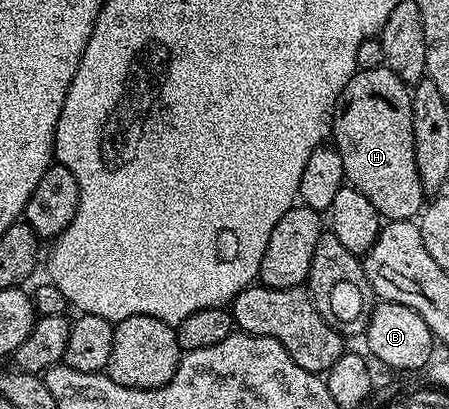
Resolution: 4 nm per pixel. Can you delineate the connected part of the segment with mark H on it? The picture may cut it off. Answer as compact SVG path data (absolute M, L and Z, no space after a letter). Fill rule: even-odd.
M386 66L359 70L342 90L332 118L331 139L342 158L344 179L370 198L370 206L385 221L419 217L426 191L415 165L414 131L411 125L412 93L409 85Z

